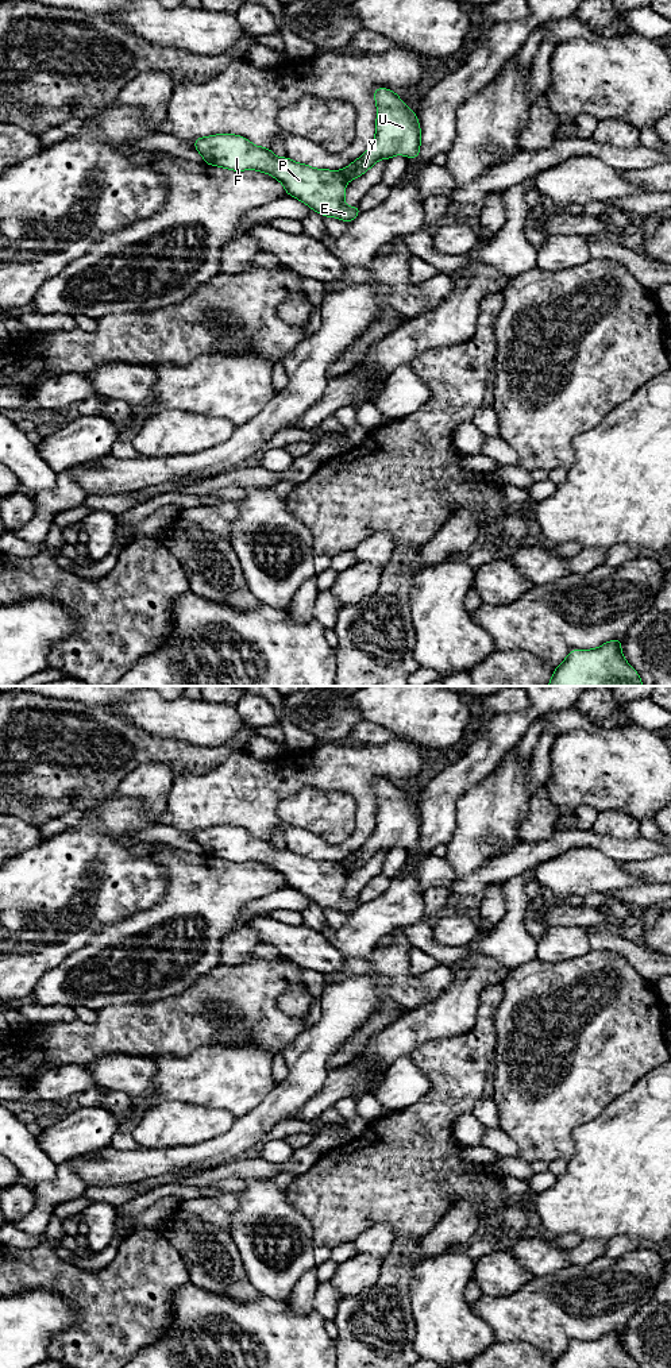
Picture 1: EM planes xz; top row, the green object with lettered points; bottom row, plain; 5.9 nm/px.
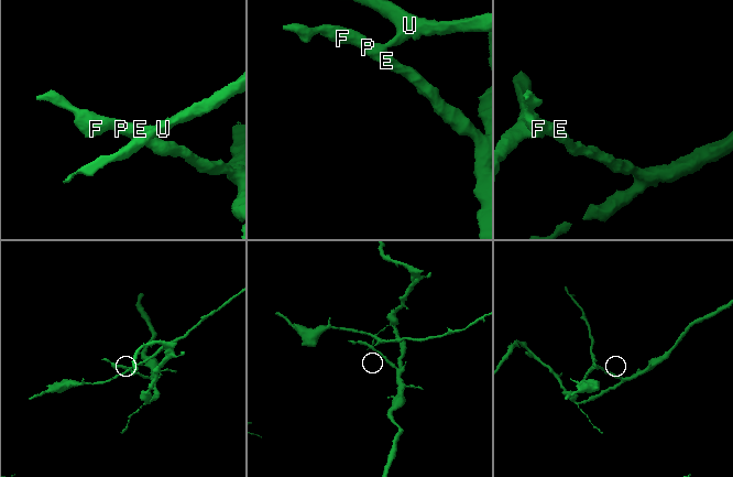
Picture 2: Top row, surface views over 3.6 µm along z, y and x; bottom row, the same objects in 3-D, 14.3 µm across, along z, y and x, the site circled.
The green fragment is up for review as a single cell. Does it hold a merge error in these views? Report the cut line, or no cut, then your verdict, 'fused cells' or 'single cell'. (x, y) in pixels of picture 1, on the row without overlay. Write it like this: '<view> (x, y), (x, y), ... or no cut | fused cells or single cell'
xz (340, 862), (347, 871) | fused cells

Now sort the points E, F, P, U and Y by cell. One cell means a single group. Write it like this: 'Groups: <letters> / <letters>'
Groups: E F P / U Y

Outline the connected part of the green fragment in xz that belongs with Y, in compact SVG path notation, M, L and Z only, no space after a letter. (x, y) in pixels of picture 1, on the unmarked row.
M387 779L374 782L377 795L375 829L371 837L342 862L347 872L366 864L381 849L389 852L394 847L417 849L420 847L421 818L417 806Z

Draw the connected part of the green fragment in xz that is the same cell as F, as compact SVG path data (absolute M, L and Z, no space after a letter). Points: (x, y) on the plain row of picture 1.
M234 825L197 829L194 840L211 858L234 863L258 862L273 867L284 876L286 886L324 909L351 914L360 905L359 898L344 895L347 871L342 862L313 860L288 848L278 849L270 840L255 837Z

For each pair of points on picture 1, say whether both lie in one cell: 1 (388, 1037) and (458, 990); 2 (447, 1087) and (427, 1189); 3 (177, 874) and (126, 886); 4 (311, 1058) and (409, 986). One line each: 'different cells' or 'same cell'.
1: same cell
2: same cell
3: different cells
4: same cell

